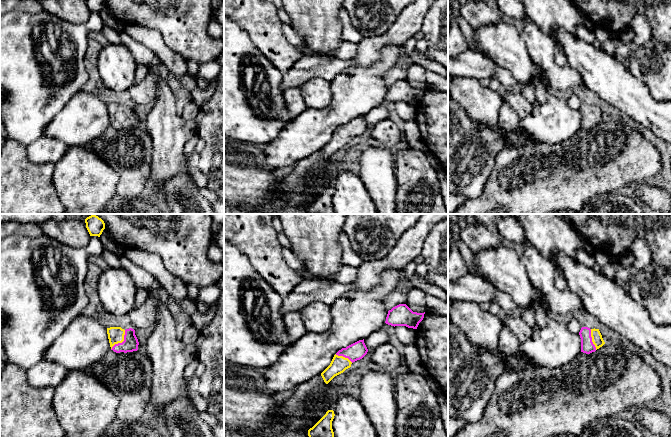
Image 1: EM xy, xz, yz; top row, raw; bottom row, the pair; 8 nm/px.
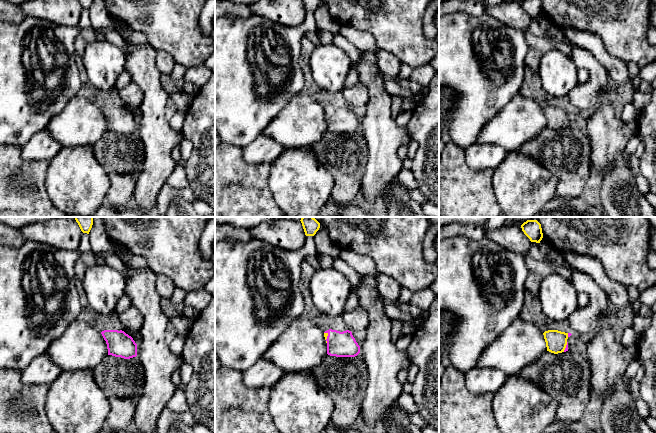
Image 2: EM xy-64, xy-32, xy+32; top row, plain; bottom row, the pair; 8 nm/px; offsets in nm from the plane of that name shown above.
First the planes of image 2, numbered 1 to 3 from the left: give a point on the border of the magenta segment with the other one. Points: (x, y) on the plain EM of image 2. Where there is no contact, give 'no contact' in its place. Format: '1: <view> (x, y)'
1: no contact
2: xy-32 (326, 113)
3: xy+32 (565, 123)

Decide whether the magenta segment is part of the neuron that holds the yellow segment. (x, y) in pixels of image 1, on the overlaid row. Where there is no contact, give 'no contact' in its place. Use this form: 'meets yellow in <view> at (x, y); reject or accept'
meets yellow in xy at (121, 342); accept

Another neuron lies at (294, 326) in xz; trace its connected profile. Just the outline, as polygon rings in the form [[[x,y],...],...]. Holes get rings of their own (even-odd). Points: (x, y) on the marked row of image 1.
[[[300,310],[286,313],[283,315],[283,321],[291,342],[296,341],[307,332]]]

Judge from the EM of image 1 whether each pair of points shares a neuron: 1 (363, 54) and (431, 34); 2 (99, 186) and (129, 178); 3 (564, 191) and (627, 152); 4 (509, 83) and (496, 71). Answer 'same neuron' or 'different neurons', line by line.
1: different neurons
2: different neurons
3: same neuron
4: same neuron

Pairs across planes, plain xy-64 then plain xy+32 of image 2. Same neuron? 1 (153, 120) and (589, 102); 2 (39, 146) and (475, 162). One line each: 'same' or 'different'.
1: different
2: same

